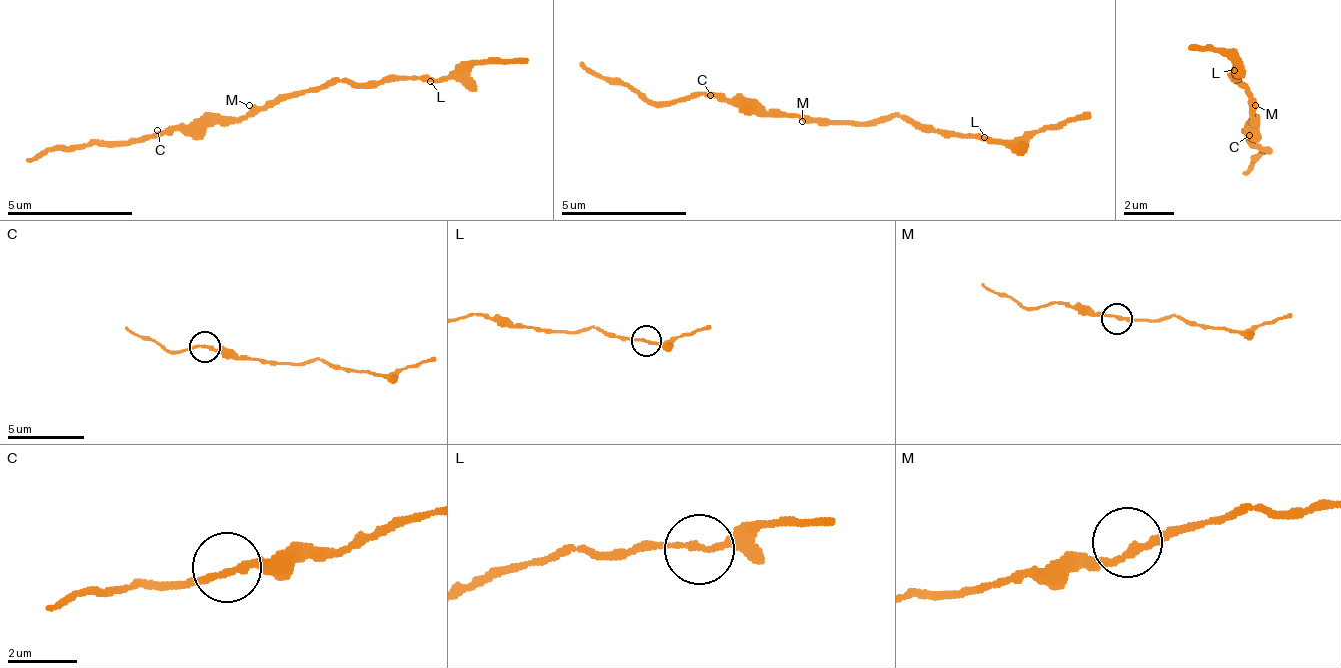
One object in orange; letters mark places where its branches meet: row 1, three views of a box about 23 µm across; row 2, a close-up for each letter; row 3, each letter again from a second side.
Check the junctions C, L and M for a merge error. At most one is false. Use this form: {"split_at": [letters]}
{"split_at": []}

